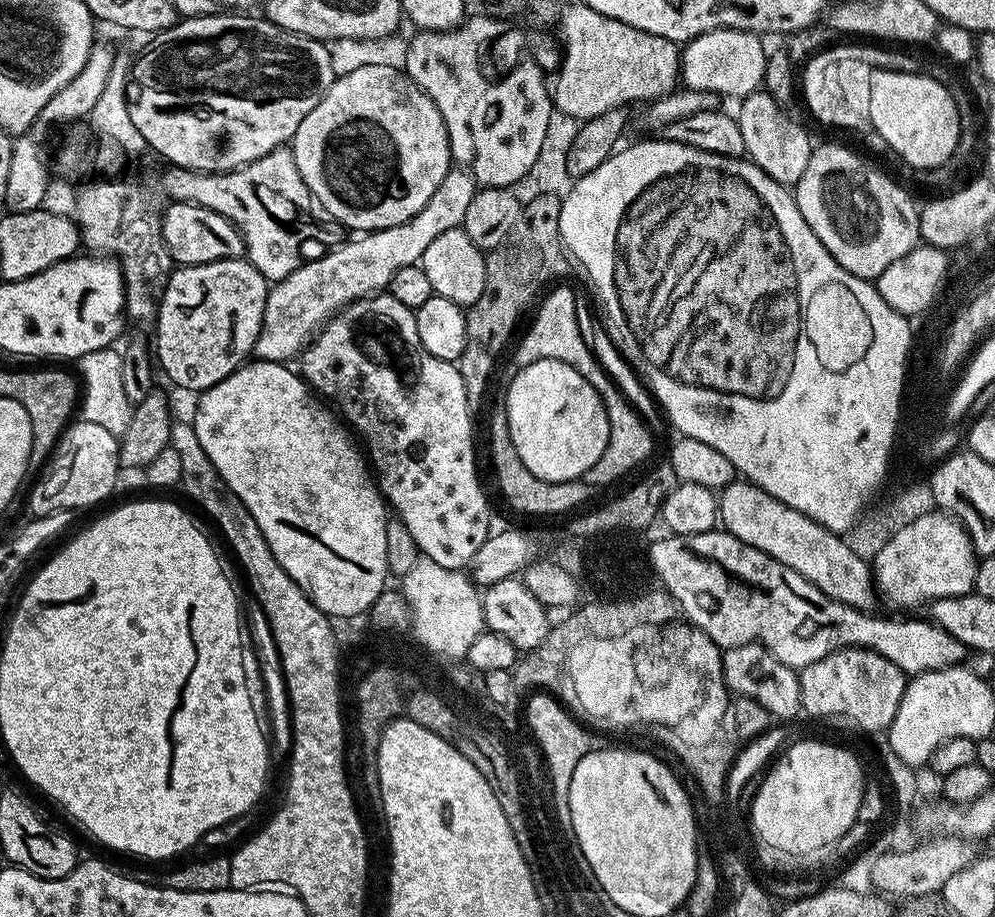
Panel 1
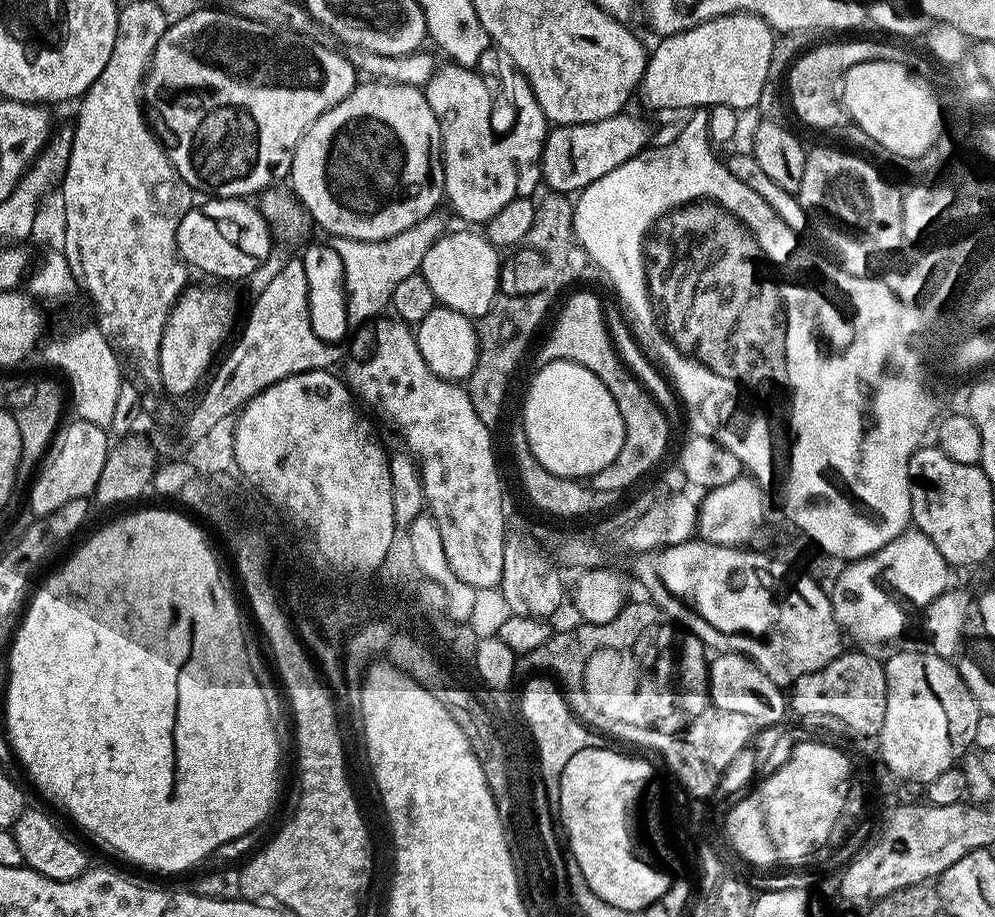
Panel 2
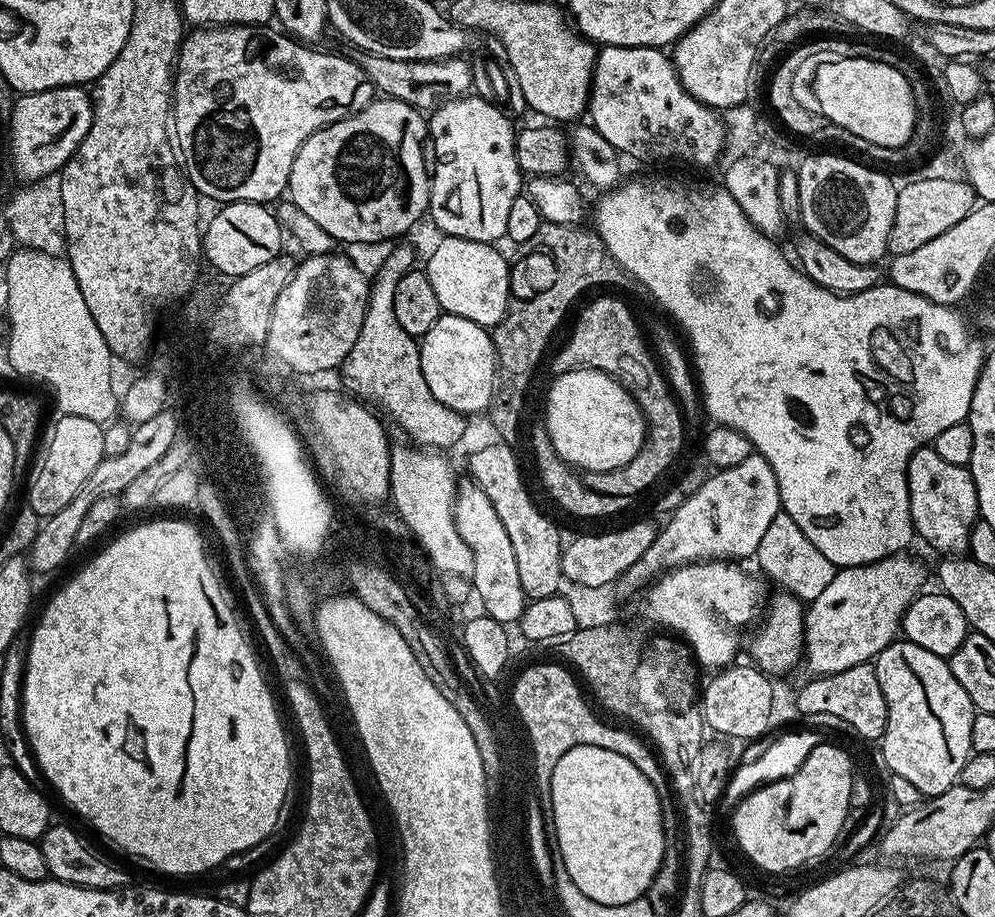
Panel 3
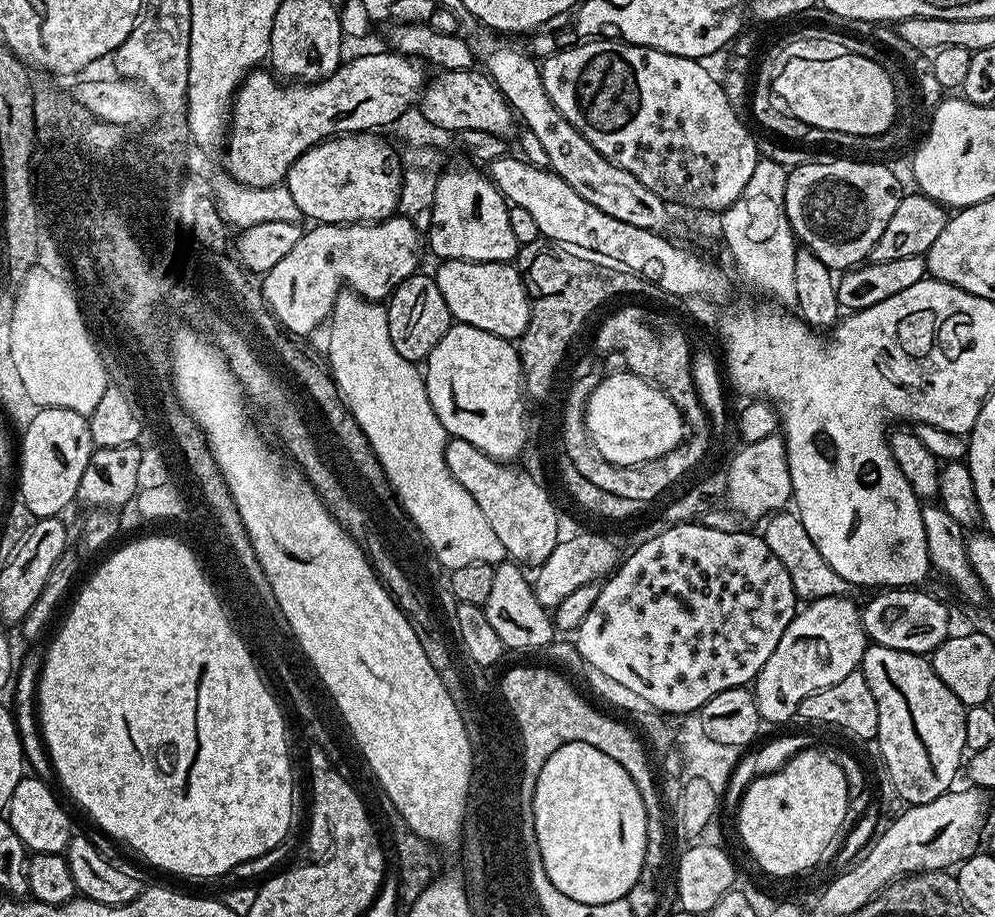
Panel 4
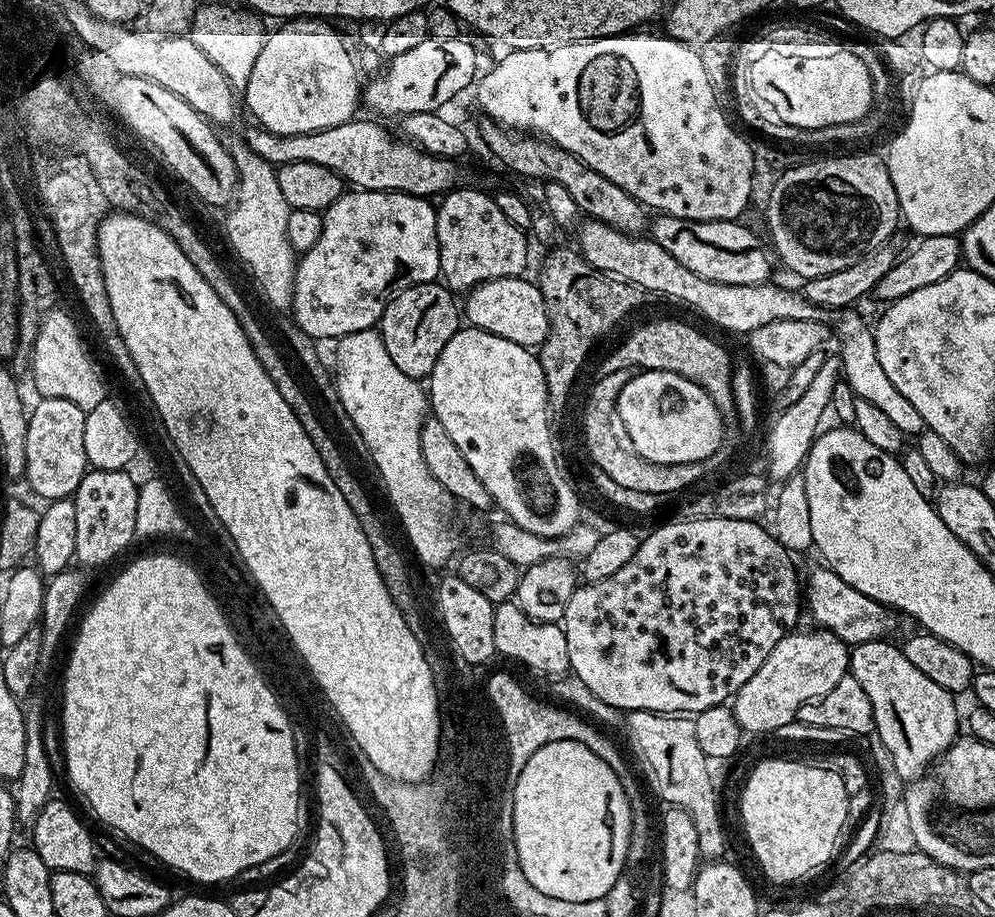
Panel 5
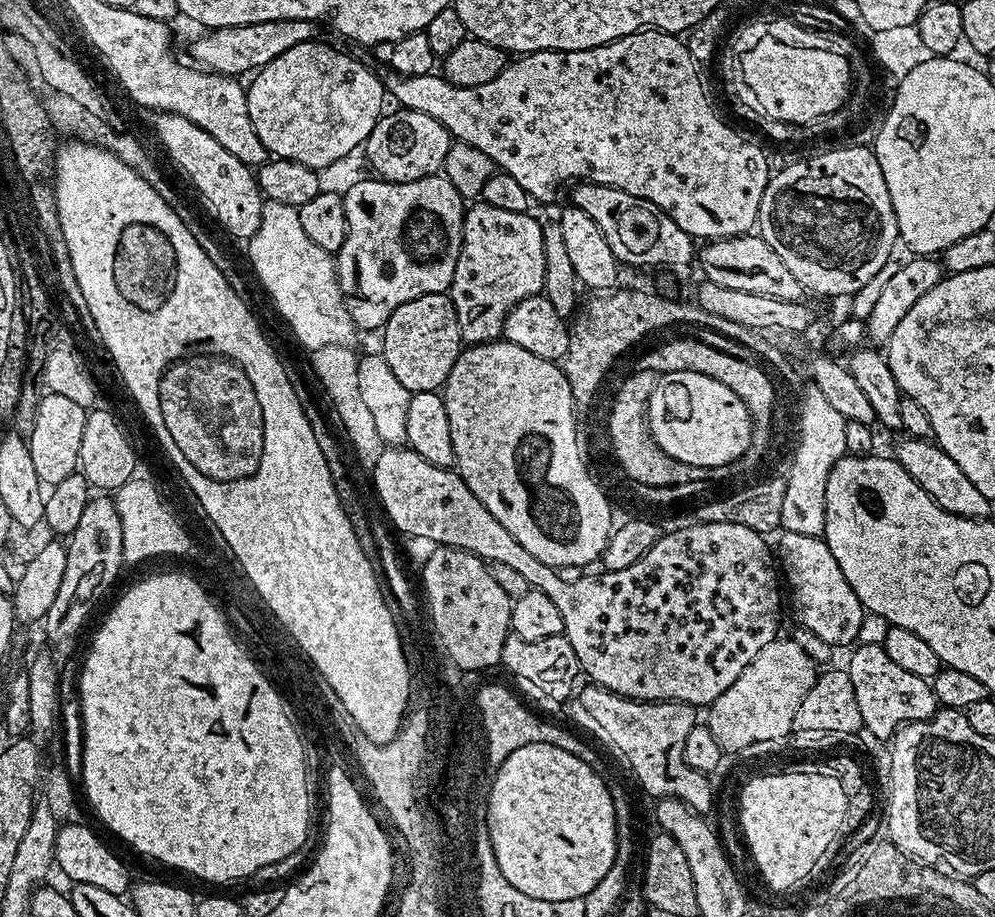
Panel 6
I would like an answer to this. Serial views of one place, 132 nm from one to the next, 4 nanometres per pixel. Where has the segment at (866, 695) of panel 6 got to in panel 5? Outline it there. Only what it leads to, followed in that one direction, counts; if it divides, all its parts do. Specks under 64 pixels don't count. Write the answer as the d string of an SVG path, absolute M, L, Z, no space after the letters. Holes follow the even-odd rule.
M887 639L871 640L855 645L850 652L850 675L862 682L862 690L870 698L870 706L874 706L874 722L876 732L881 736L886 749L893 758L894 767L900 779L911 782L921 775L937 758L943 756L945 750L958 739L962 728L962 716L956 713L953 693L948 692L938 682L926 678L922 670L917 670L906 658L903 647L896 648Z

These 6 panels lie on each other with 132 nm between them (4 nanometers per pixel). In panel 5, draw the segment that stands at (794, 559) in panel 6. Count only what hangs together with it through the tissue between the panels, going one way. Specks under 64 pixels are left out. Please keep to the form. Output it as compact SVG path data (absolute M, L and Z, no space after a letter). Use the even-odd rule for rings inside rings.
M819 567L809 574L808 580L806 576L806 608L823 631L832 632L843 644L849 646L891 637L891 632L902 621L901 613L854 590L854 586L842 582L842 578L838 578L838 574L834 574L831 568Z

